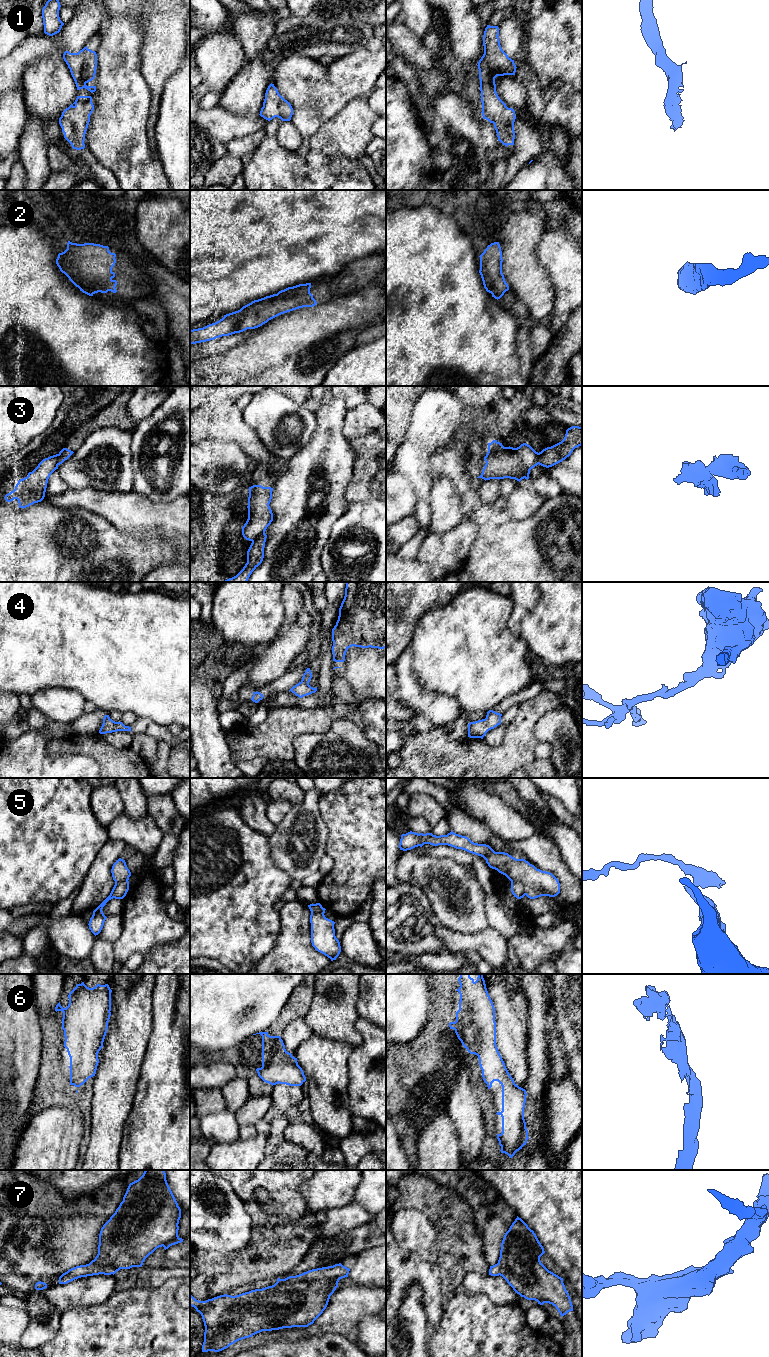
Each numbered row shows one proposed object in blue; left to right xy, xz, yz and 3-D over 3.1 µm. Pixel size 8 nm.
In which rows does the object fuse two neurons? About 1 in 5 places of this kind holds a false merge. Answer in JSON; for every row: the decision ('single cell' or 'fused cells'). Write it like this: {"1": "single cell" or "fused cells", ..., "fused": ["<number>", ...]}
{"1": "single cell", "2": "single cell", "3": "fused cells", "4": "single cell", "5": "fused cells", "6": "single cell", "7": "single cell", "fused": ["3", "5"]}

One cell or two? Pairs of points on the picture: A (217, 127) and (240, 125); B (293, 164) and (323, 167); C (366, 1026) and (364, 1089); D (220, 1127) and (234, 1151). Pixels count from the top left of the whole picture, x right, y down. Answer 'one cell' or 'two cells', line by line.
A: one cell
B: one cell
C: one cell
D: two cells

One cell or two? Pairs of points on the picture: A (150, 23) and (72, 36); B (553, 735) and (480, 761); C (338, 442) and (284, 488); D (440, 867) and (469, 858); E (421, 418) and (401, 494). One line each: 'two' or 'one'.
A: two
B: two
C: one
D: two
E: two

